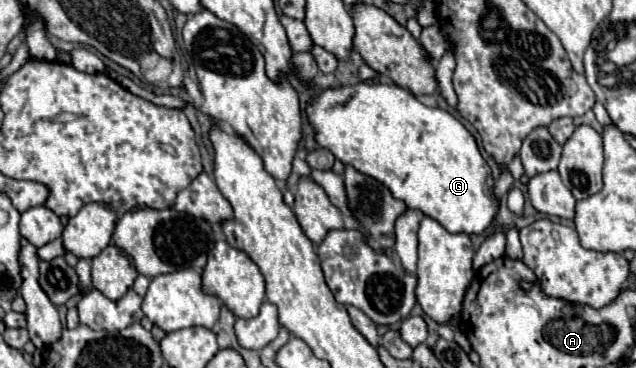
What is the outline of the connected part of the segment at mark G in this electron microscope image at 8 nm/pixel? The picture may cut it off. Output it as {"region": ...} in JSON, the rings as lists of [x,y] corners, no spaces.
{"region":[[[356,83],[356,85],[338,87],[338,89],[324,89],[324,91],[318,95],[318,99],[314,99],[314,101],[306,107],[306,113],[308,113],[308,117],[310,117],[310,123],[316,127],[316,141],[318,141],[318,145],[322,145],[324,149],[332,151],[334,157],[340,159],[344,165],[352,165],[356,171],[360,171],[360,173],[364,173],[364,175],[368,175],[368,177],[372,177],[372,179],[384,183],[384,185],[392,191],[392,195],[394,195],[396,199],[402,199],[410,209],[420,209],[424,215],[436,219],[446,231],[450,231],[450,233],[466,233],[466,235],[474,235],[474,233],[480,235],[480,233],[484,233],[484,231],[492,225],[492,221],[496,219],[498,209],[500,209],[500,201],[498,201],[498,197],[494,195],[494,177],[492,177],[492,171],[490,171],[486,159],[482,157],[482,153],[480,153],[480,149],[478,149],[478,143],[476,143],[476,139],[472,137],[472,133],[470,133],[456,117],[452,117],[448,111],[444,111],[444,109],[440,109],[440,107],[426,107],[426,105],[420,103],[410,91],[406,91],[406,89],[398,87],[398,85],[386,85],[386,83],[374,83],[374,85],[372,85],[372,83]]]}

